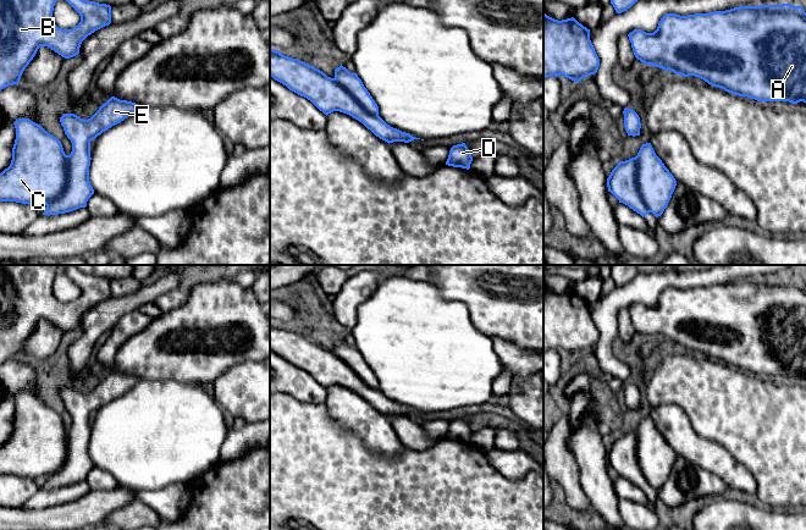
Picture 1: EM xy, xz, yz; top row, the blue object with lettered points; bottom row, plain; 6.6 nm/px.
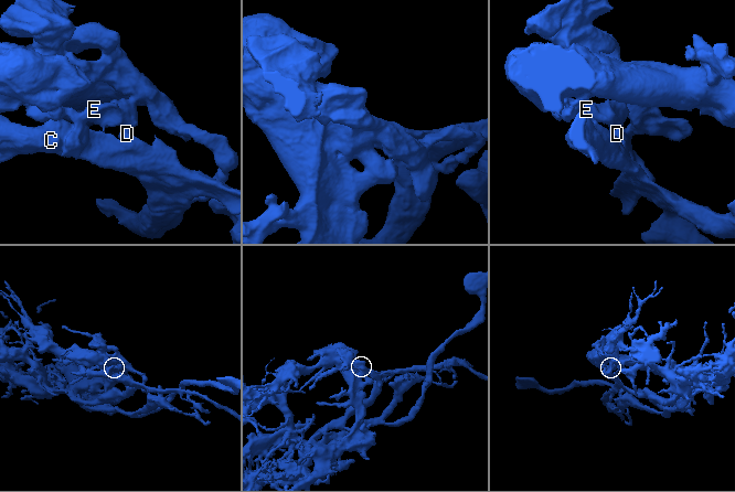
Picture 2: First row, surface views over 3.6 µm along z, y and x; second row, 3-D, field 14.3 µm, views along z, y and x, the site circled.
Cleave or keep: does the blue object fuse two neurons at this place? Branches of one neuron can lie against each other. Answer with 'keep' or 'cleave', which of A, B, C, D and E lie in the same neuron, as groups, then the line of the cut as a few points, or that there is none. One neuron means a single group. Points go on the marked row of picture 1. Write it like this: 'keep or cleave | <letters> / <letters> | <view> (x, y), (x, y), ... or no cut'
cleave | A B E / C D | yz (635, 156), (636, 187), (650, 211)

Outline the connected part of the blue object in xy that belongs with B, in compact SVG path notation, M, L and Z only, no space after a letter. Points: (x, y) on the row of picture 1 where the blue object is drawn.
M0 0L0 90L18 84L24 68L40 46L48 46L65 59L79 54L82 42L95 31L111 23L111 6L88 0L66 0L81 16L81 22L72 29L59 28L53 18L57 0Z

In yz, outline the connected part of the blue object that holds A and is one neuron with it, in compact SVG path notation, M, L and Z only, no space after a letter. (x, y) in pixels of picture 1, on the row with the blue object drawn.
M790 4L780 5L760 5L760 6L739 6L725 11L714 11L710 13L695 13L688 16L680 16L677 13L666 13L657 29L653 33L646 33L641 29L634 29L628 34L634 50L634 55L637 60L646 66L656 66L664 71L672 71L675 74L684 77L695 76L713 87L724 89L728 93L747 96L757 101L789 101L797 104L800 101L806 103L806 12L802 6L794 6Z

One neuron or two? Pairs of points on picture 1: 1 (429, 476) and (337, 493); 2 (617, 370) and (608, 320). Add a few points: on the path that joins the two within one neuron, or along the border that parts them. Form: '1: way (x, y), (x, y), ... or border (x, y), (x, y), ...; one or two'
1: way (406, 493), (360, 493); one
2: way (606, 358), (607, 332); one

